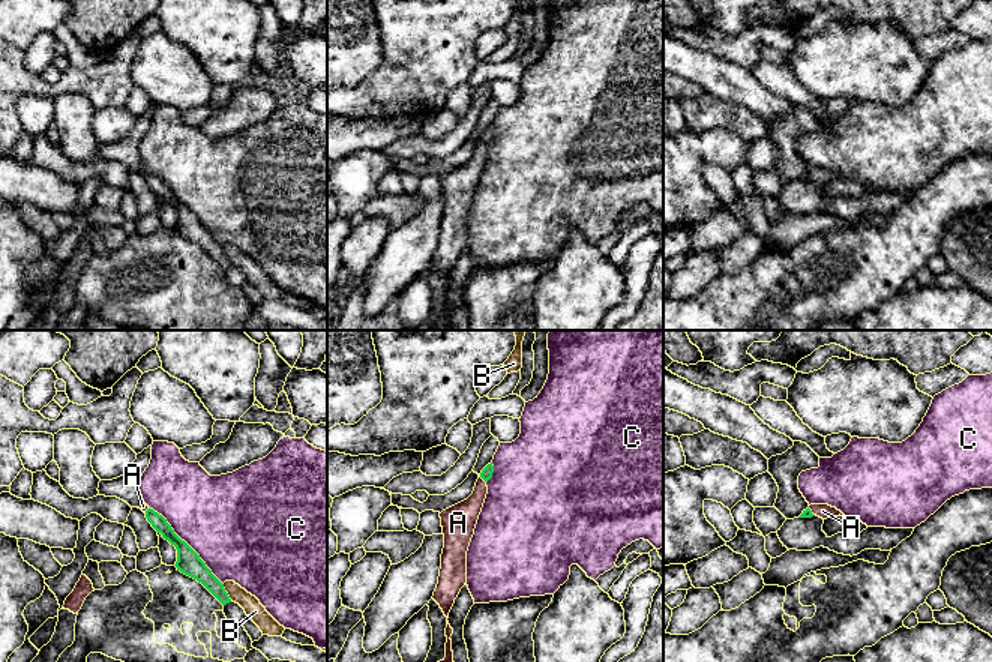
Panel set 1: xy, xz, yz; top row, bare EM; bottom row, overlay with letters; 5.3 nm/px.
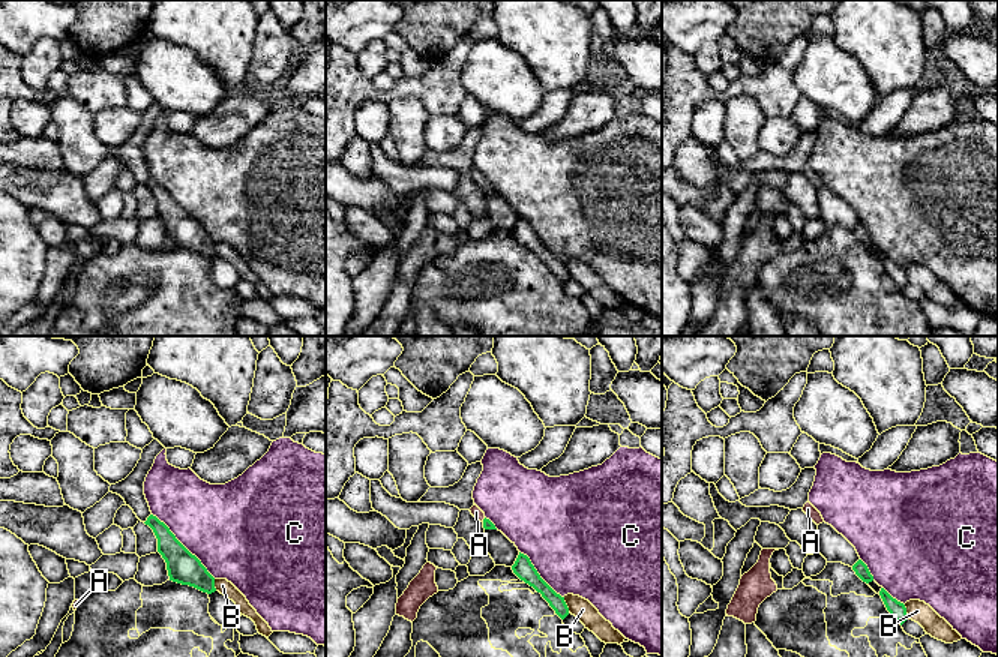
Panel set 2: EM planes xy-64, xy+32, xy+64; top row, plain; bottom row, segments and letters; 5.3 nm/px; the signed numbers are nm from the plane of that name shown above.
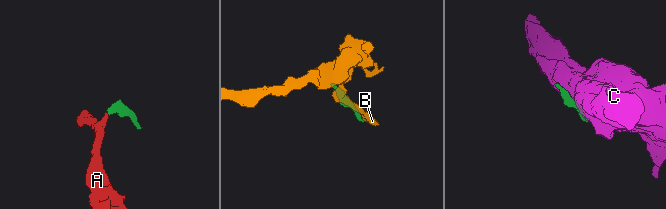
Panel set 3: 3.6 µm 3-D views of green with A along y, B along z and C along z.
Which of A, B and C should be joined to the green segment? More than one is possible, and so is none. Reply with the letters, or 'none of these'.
A

